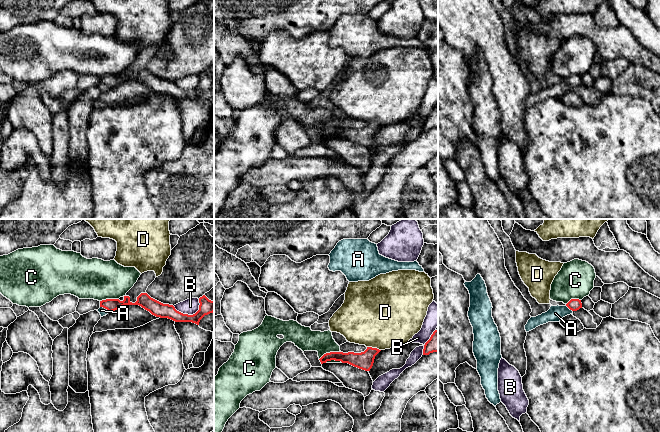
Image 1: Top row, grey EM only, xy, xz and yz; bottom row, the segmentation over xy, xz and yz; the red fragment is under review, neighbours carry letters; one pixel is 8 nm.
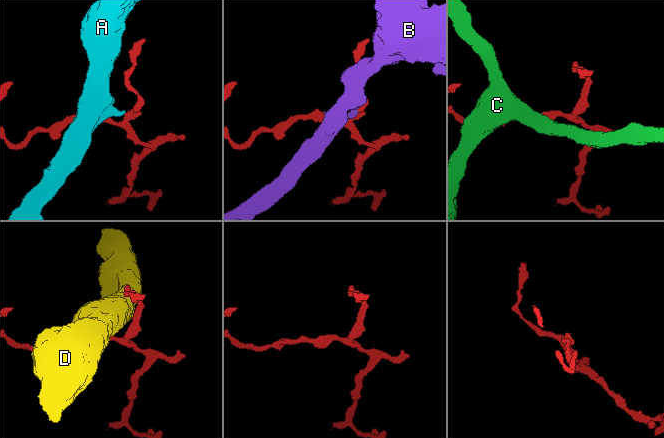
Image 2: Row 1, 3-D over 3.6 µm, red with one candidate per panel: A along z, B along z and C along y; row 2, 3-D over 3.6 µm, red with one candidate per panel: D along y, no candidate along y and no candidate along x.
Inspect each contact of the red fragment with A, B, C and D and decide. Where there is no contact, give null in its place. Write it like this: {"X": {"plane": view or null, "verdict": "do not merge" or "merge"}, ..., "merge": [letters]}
{"A": {"plane": "xy", "verdict": "do not merge"}, "B": {"plane": "xy", "verdict": "do not merge"}, "C": {"plane": "xz", "verdict": "do not merge"}, "D": {"plane": "xz", "verdict": "do not merge"}, "merge": []}

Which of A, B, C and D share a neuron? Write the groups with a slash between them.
A / B / C / D

